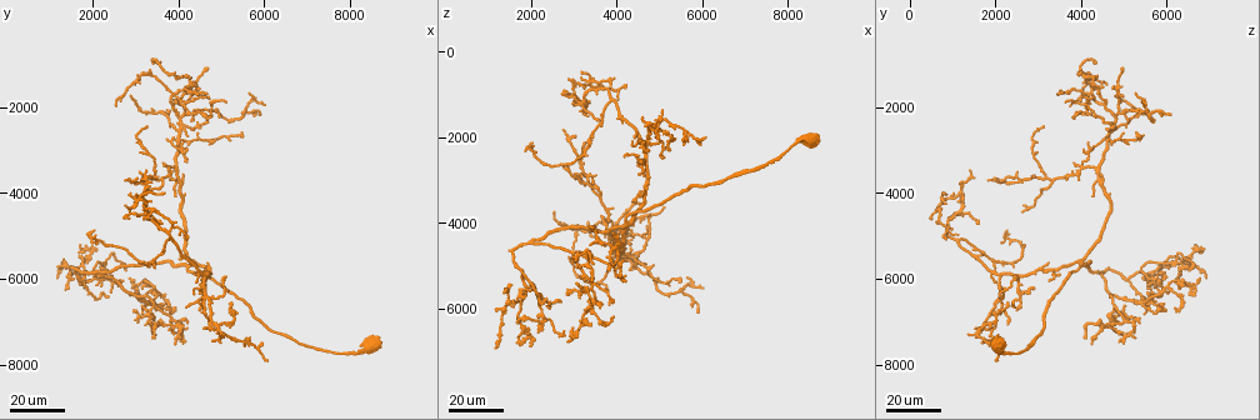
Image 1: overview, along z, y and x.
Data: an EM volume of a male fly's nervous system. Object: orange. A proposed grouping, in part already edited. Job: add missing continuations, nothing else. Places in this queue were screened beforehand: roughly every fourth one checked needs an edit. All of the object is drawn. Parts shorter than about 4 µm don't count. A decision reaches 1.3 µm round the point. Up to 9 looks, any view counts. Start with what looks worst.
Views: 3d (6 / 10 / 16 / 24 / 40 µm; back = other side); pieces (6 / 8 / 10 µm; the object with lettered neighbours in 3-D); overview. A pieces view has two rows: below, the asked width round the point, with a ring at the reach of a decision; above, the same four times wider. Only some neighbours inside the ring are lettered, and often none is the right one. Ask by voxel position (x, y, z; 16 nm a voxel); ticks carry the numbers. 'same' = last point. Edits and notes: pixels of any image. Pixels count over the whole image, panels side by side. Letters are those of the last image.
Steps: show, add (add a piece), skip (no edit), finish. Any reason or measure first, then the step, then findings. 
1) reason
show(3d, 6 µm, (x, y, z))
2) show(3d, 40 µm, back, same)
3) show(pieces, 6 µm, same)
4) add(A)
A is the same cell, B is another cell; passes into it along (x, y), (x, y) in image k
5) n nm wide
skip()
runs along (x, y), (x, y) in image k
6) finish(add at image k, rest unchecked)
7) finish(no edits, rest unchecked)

tapers out
show(3d, 24 µm, (3950, 4100, 4250))

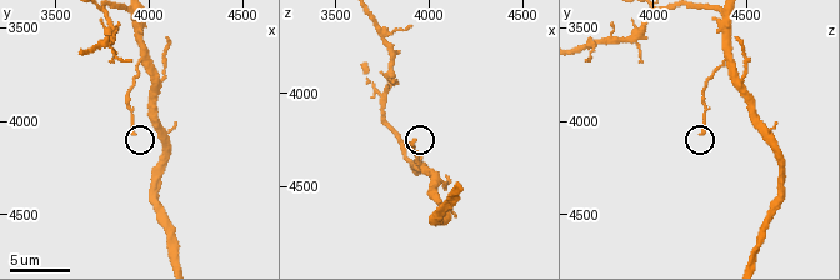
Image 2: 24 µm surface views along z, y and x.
show(pieces, 10 µm, (3920, 4060, 4280))

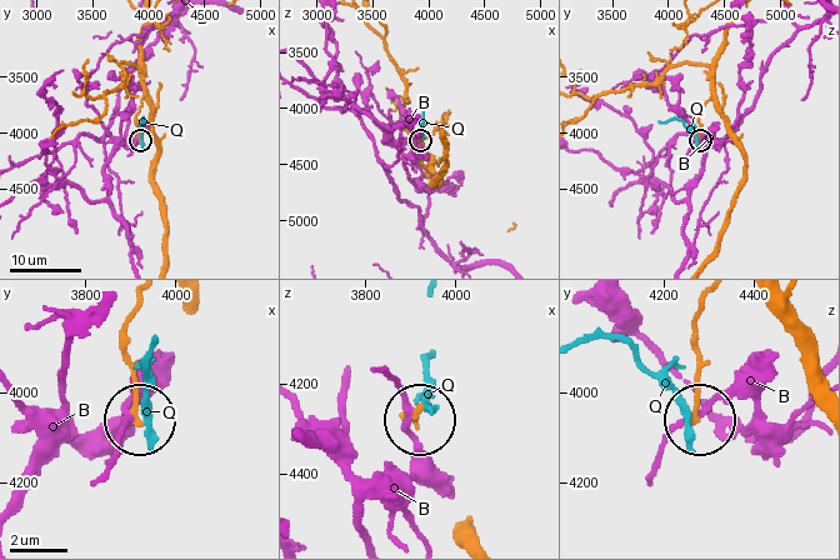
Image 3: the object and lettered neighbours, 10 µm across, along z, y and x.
skip()
B and Q are other cells; runs along (745, 160), (728, 118), (713, 99), (698, 118), (700, 139) in image 3; none of them fits

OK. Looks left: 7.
free end
show(3d, 6 µm, (4100, 3560, 4460))

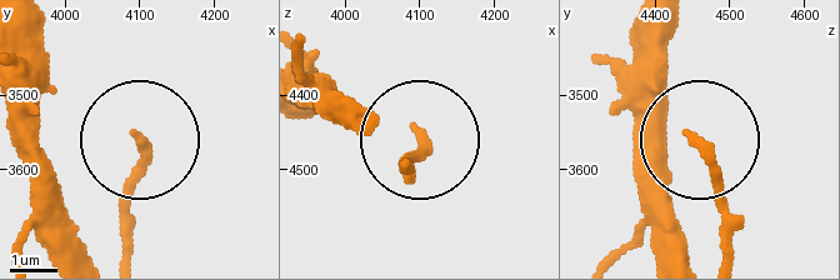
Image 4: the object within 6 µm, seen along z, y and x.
show(pieces, 8 µm, (4105, 3565, 4455))

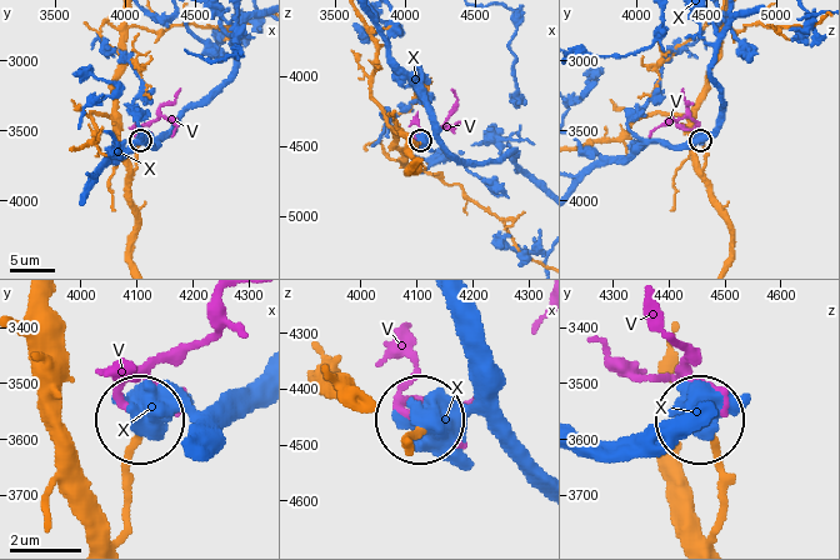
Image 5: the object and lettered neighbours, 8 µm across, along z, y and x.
add(V)
V is the same cell, X is another cell; it goes on there

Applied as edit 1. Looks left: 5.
redraw
show(overview)

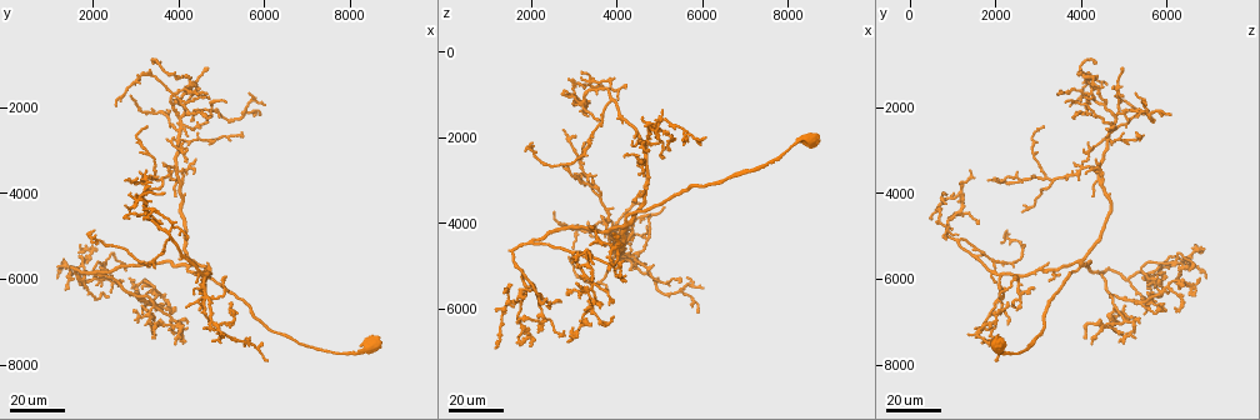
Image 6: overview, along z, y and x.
long arm stops here
show(3d, 40 µm, (2850, 1700, 4800))

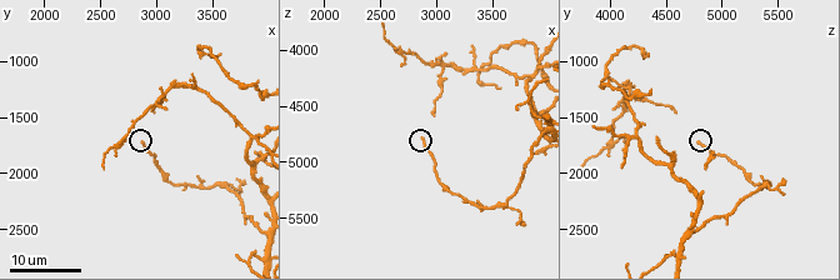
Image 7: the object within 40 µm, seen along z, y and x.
show(pieces, 10 µm, (2900, 1720, 4800))

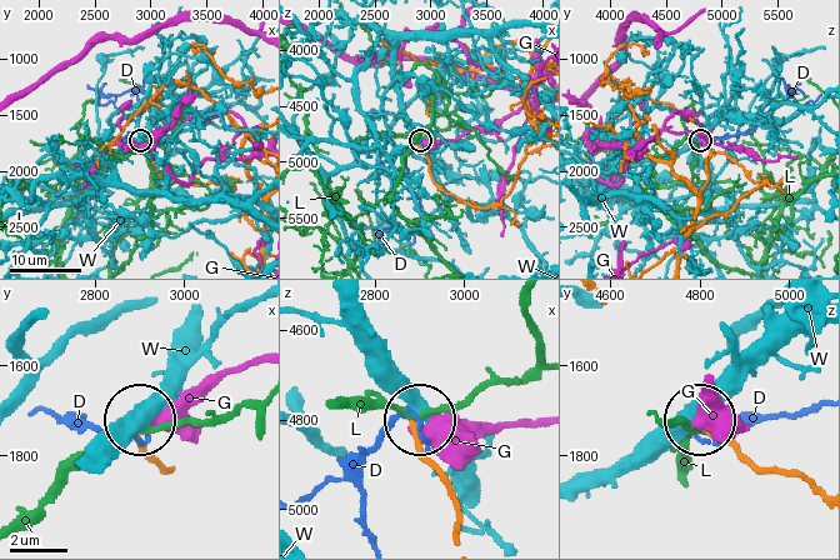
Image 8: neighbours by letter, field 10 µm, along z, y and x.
190 nm wide
skip()
D, G, L and W are other cells; runs along (460, 531), (450, 481), (419, 445), (416, 426) in image 8; no lettered piece goes on from it

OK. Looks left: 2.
free end
show(3d, 24 µm, (1550, 5700, 4600))

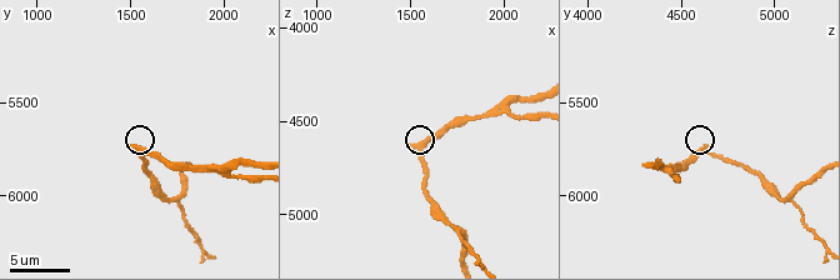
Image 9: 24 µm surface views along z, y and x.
what lies round it
show(pieces, 6 µm, (1480, 5740, 4640))

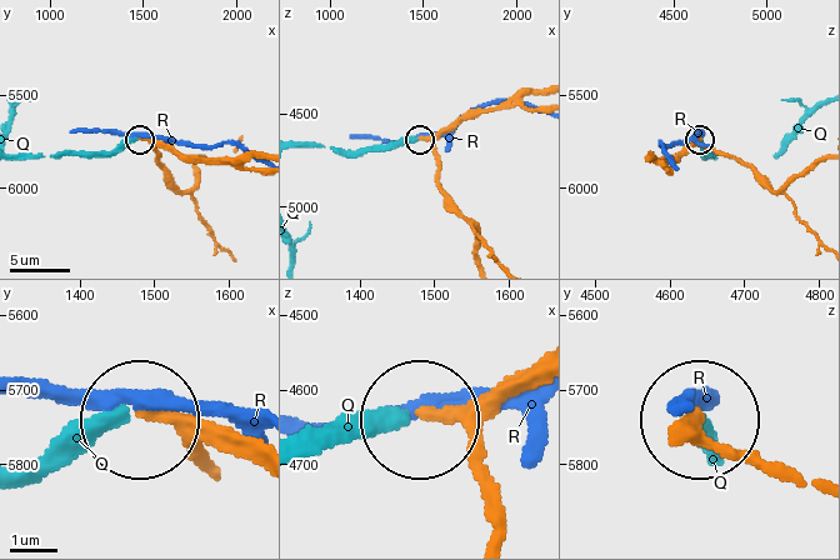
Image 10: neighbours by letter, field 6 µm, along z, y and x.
skip()
Q and R are other cells; no lettered piece goes on from it

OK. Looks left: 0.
finish(add at image 5, rest unchecked)

